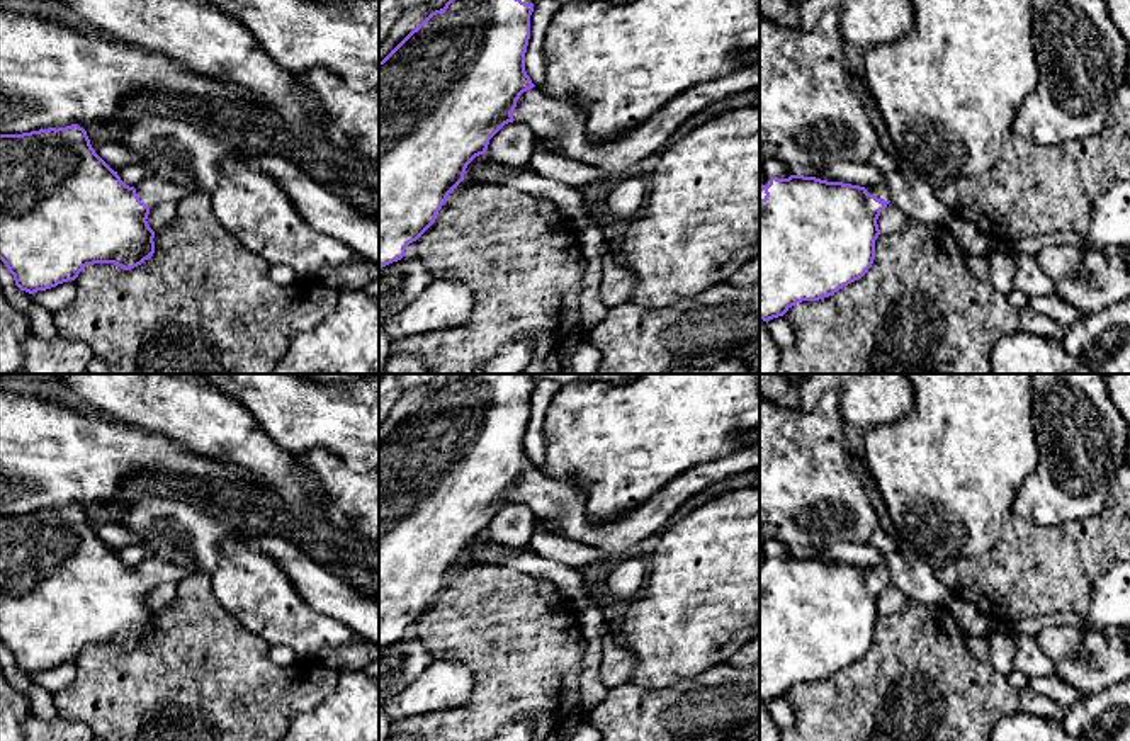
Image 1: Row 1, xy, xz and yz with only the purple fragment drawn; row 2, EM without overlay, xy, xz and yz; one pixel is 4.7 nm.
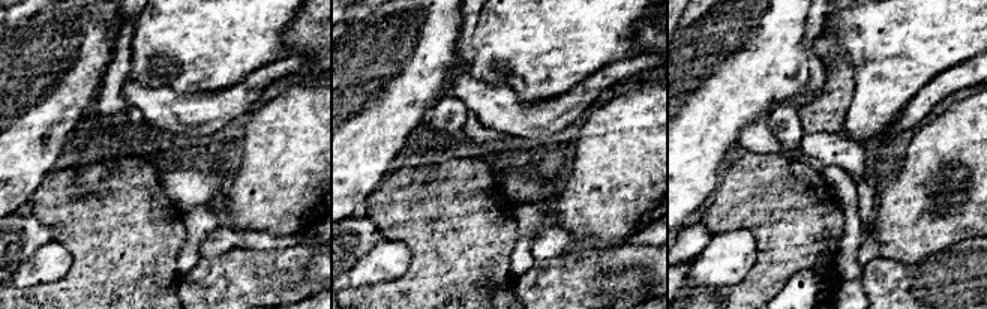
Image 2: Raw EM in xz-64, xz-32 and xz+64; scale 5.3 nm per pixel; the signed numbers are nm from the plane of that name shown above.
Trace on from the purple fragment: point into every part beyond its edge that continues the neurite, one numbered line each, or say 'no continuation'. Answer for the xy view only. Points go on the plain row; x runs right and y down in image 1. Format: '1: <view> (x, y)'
1: xy (152, 571)

